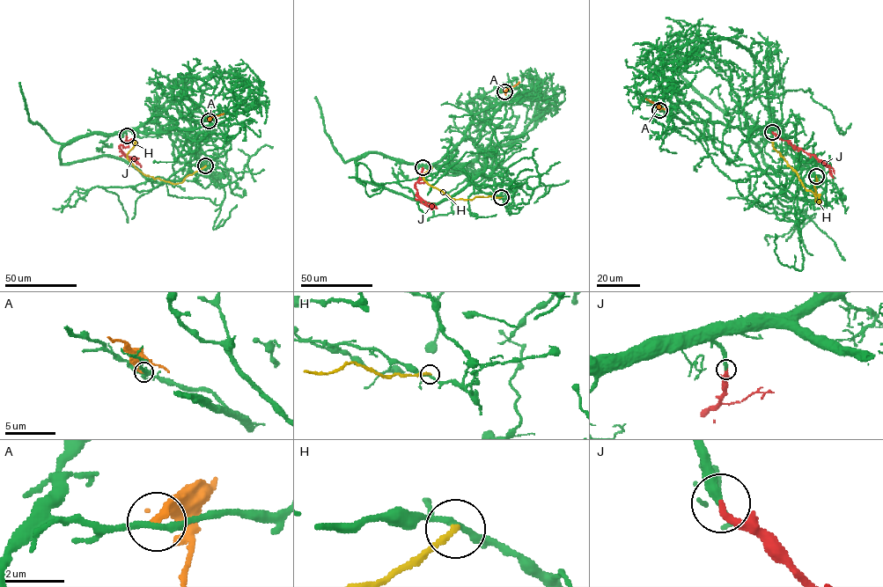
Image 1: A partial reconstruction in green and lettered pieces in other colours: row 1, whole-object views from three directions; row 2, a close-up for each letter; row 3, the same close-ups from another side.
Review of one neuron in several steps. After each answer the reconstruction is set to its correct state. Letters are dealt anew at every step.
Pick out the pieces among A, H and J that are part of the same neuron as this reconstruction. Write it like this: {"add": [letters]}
{"add": ["J"]}

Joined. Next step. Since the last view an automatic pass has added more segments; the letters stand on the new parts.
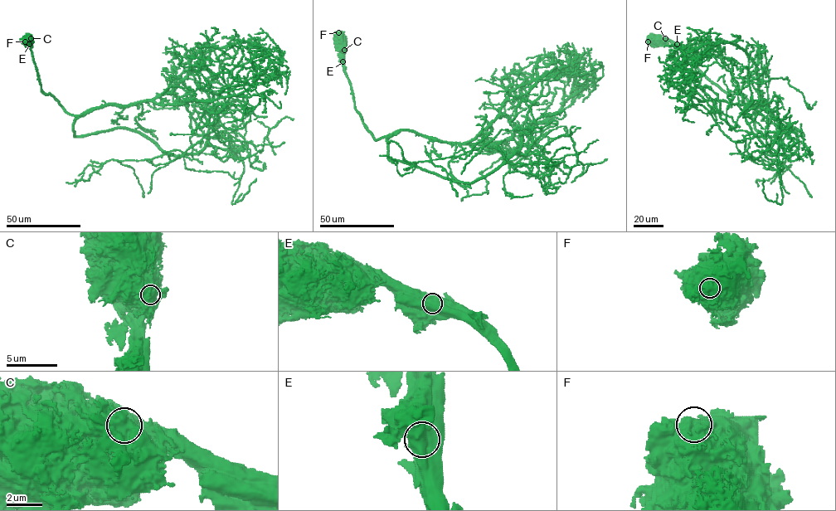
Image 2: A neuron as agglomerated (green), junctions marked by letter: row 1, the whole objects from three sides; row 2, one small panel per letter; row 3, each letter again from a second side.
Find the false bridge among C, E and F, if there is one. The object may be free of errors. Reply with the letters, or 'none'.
E

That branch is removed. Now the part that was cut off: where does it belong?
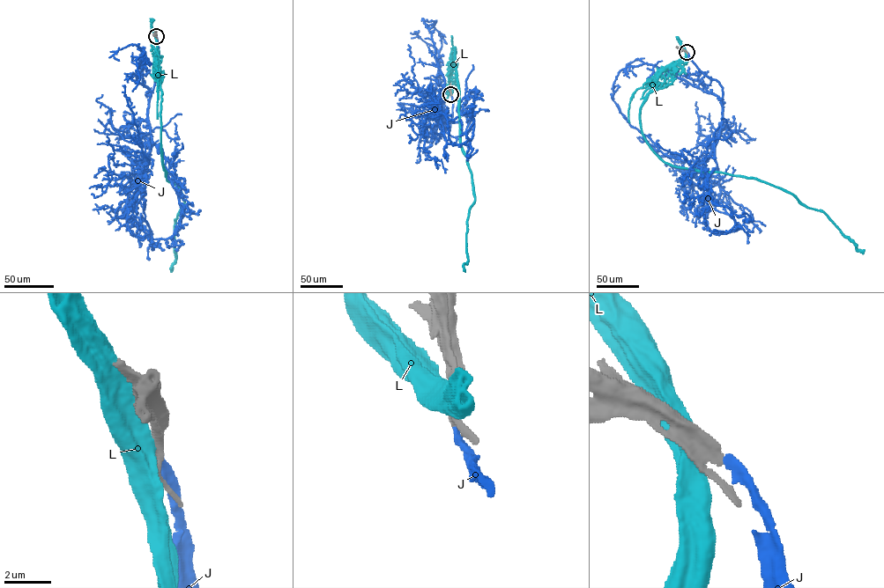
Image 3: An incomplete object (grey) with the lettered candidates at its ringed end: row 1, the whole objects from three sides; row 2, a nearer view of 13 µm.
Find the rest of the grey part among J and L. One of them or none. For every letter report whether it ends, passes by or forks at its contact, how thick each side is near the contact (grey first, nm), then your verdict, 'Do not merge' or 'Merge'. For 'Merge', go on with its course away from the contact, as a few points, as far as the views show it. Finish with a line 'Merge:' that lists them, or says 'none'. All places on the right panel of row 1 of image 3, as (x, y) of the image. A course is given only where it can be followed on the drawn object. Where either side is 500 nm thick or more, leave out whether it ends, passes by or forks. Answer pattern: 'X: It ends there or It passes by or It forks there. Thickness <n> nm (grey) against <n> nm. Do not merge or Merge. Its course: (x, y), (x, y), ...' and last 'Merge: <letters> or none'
J: It ends there. Thickness 300 nm (grey) against 400 nm. Merge. Its course: (687, 52), (723, 88), (715, 158), (694, 165), (737, 226), (714, 234), (702, 210)
L: Thickness 550 nm (grey) against 800 nm. Do not merge
Merge: J

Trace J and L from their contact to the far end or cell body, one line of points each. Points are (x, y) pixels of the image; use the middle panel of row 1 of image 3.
J: (450, 94), (443, 129), (460, 122), (459, 102), (473, 120), (470, 139), (454, 144), (447, 114), (429, 109)
L: (450, 93), (455, 47), (460, 145), (467, 158), (475, 197), (467, 221), (468, 260), (463, 266), (463, 269)

